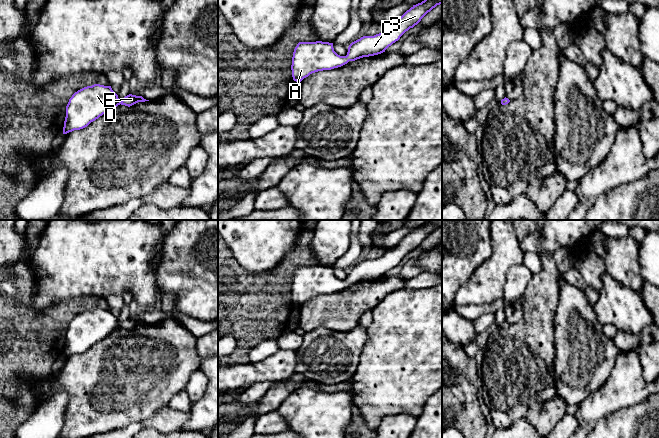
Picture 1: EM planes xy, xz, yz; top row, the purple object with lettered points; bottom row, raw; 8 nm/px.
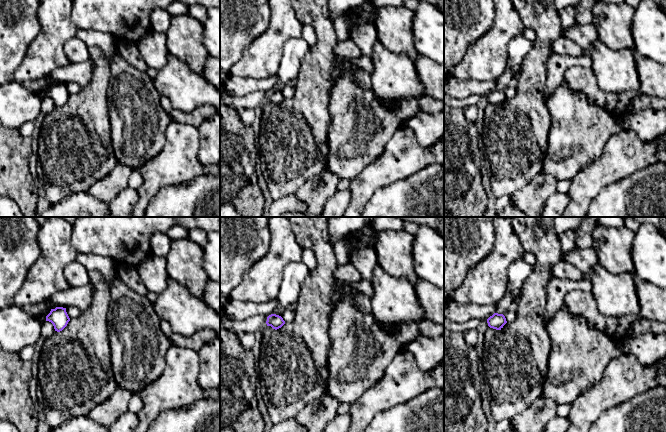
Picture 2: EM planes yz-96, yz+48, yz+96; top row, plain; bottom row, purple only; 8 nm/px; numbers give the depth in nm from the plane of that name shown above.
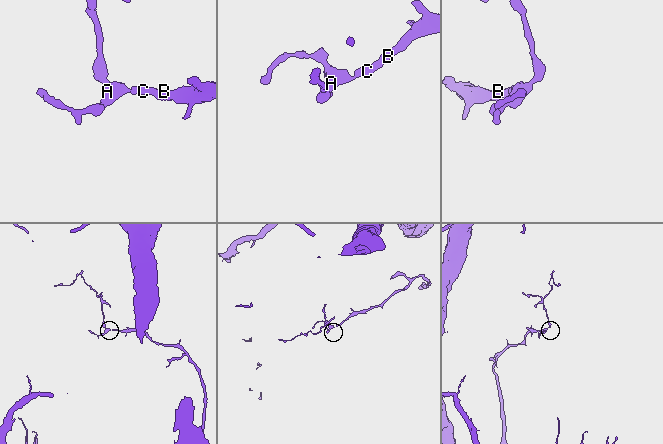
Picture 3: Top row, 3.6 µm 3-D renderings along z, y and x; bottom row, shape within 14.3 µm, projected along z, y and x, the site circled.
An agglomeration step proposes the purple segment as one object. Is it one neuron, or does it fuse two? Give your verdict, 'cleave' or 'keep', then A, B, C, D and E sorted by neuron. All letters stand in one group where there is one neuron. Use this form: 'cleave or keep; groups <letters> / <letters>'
keep; groups A B C D E

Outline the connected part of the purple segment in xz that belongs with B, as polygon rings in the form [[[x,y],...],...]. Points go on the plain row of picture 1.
[[[429,220],[421,227],[413,229],[395,247],[374,260],[363,260],[352,266],[346,280],[338,279],[329,266],[299,266],[292,281],[292,301],[300,306],[310,298],[331,294],[363,281],[381,278],[398,265],[400,261],[417,249],[421,243],[437,229],[442,228],[442,220]]]

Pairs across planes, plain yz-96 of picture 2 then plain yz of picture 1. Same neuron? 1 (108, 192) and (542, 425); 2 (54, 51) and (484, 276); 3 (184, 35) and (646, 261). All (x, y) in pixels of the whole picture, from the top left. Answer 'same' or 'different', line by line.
1: same
2: same
3: different

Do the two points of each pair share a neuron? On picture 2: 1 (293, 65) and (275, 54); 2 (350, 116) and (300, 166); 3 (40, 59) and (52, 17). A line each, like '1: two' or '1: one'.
1: two
2: two
3: one

